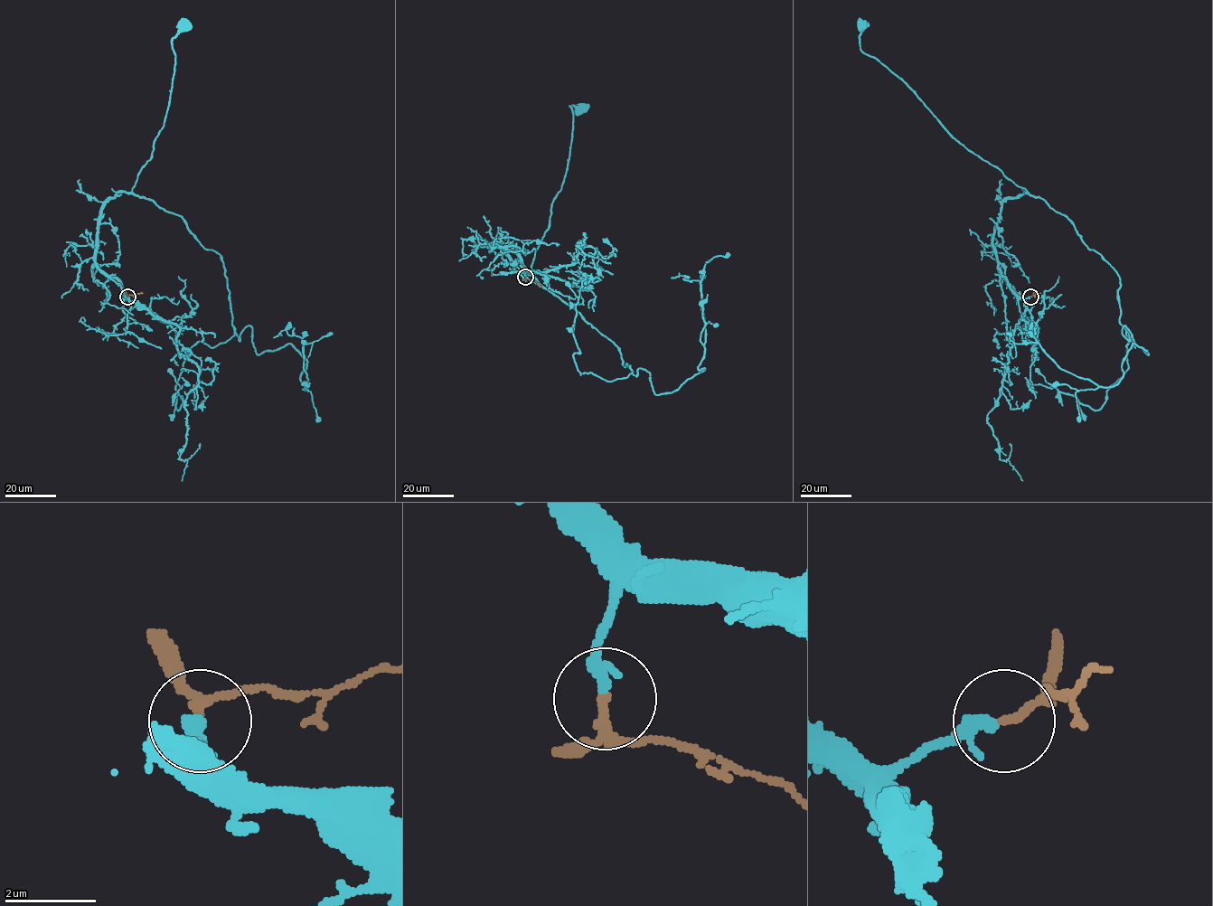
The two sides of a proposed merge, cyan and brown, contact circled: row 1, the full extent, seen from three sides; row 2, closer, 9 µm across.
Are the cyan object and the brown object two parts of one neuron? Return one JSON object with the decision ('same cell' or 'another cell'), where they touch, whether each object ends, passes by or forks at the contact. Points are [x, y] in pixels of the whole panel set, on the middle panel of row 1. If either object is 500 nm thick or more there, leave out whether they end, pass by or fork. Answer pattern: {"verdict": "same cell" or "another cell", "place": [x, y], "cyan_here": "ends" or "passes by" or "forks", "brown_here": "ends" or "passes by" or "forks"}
{"verdict": "same cell", "place": [525, 277], "cyan_here": "passes by", "brown_here": "passes by"}

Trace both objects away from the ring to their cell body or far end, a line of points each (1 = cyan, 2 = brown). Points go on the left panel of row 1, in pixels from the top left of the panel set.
1: (127, 297), (95, 259), (98, 222), (103, 203), (130, 193), (150, 158), (169, 104), (172, 39), (183, 24)
2: (127, 297), (143, 293)

